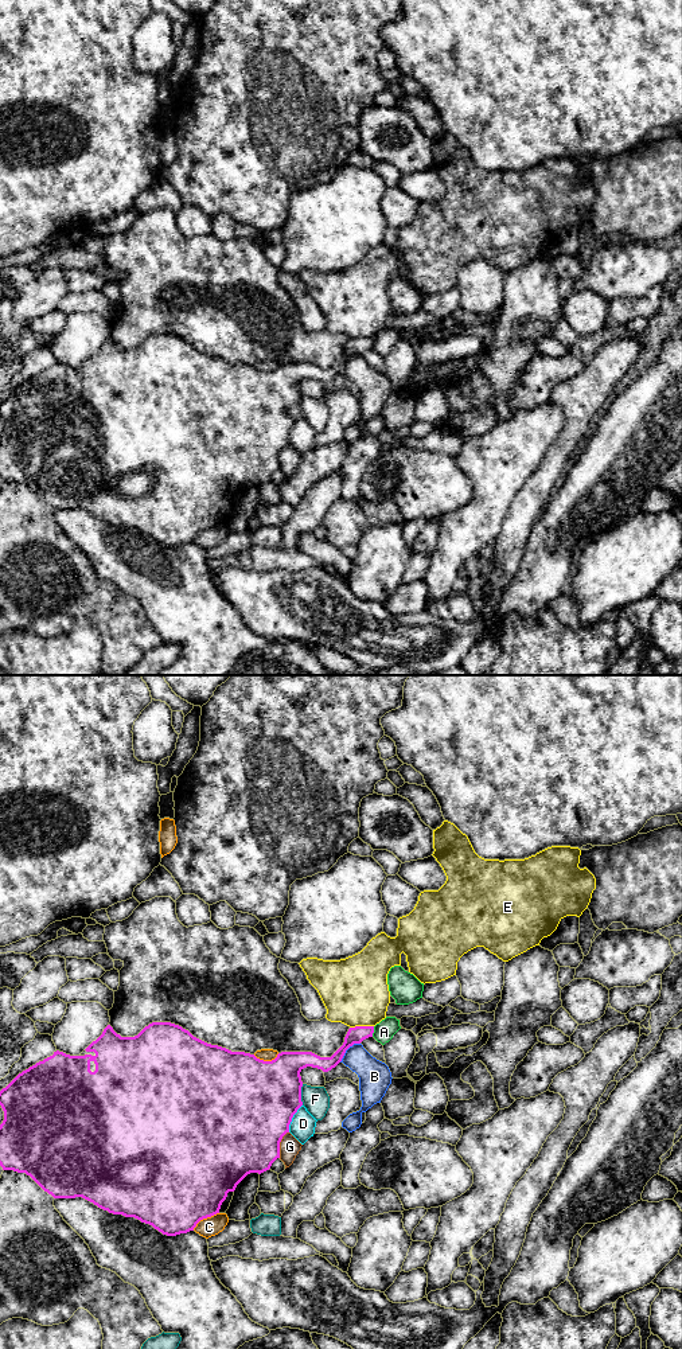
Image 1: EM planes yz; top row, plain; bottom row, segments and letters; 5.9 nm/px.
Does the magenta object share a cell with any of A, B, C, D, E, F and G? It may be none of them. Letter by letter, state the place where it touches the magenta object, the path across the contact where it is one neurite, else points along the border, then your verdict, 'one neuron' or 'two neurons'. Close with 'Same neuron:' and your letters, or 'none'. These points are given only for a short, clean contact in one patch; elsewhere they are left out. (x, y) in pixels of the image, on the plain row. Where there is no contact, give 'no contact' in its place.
A: yz (373, 343) | along yz (374, 338), (371, 347) | two neurons
B: yz (347, 359) | two neurons
C: yz (205, 529) | two neurons
D: yz (292, 428) | two neurons
E: yz (361, 338) | along yz (373, 336), (355, 336), (350, 339) | two neurons
F: yz (300, 406) | two neurons
G: yz (279, 456) | along yz (288, 443), (280, 453), (279, 468) | two neurons
Same neuron: none

